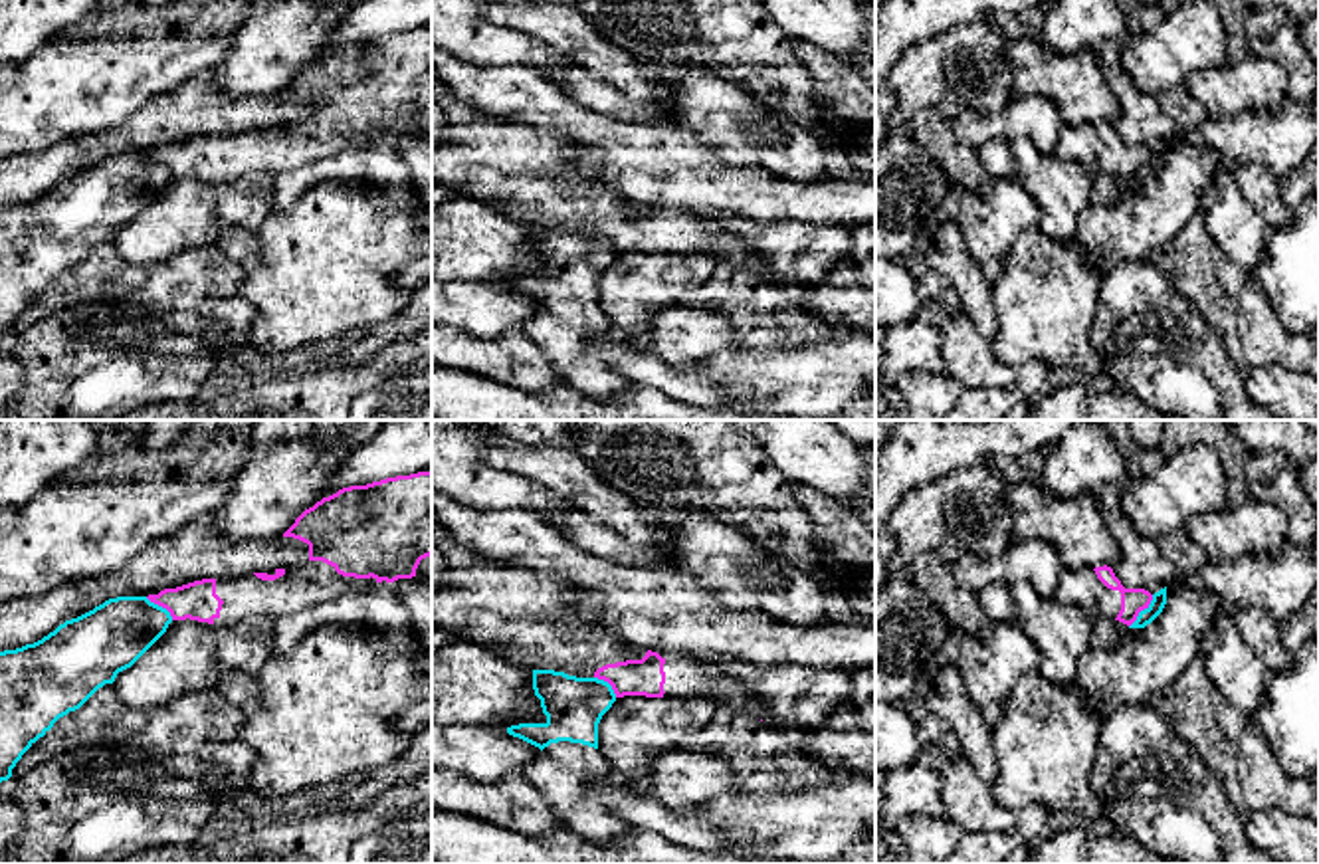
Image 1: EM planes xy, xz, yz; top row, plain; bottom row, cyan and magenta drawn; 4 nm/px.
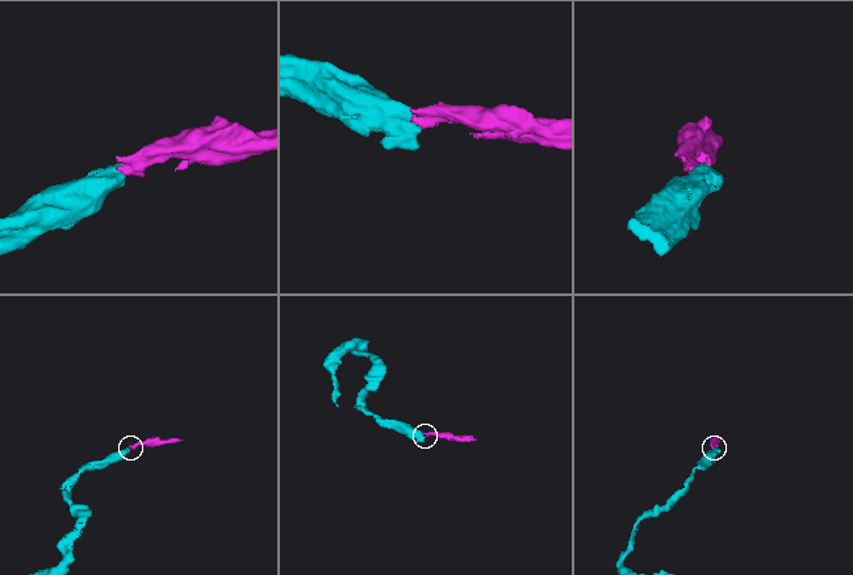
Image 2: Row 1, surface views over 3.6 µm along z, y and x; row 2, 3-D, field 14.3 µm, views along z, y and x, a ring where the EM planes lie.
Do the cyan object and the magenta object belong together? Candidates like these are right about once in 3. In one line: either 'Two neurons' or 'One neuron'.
Two neurons

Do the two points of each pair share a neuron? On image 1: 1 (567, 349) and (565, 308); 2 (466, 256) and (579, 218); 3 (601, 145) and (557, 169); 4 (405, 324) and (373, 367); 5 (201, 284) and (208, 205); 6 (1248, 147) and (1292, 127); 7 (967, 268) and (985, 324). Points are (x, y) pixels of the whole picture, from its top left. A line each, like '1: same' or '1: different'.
1: same
2: different
3: different
4: different
5: different
6: same
7: same

